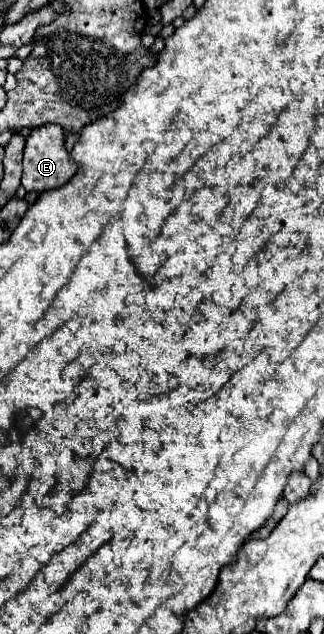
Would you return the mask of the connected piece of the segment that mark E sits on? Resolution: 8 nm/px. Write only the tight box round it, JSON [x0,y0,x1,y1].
[23,125,77,191]

